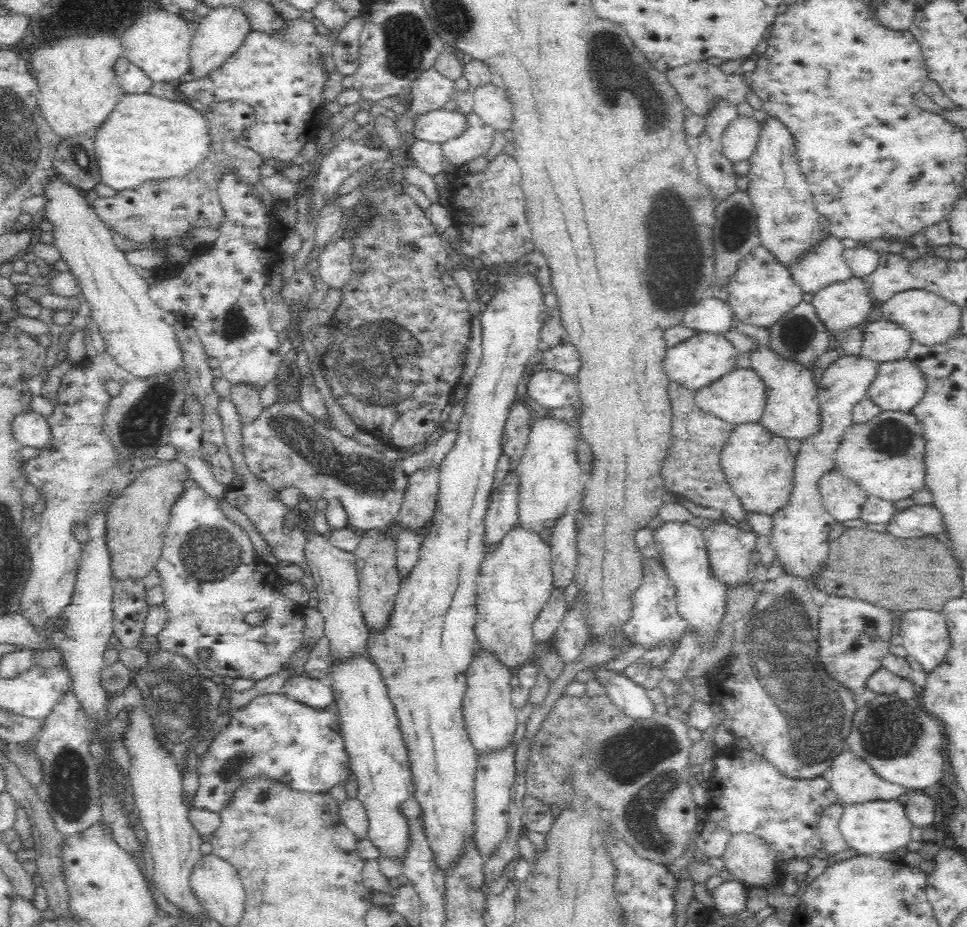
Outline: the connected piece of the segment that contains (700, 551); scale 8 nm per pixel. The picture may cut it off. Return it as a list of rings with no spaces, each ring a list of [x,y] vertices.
[[[662,522],[654,528],[653,536],[659,547],[660,559],[670,580],[676,585],[677,609],[688,624],[689,634],[696,639],[702,652],[716,649],[721,638],[722,622],[726,614],[727,588],[712,578],[708,565],[707,544],[703,530],[686,522]]]

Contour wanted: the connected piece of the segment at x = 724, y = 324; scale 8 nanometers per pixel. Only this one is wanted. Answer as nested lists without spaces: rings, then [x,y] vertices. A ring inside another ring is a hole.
[[[711,296],[689,306],[680,323],[693,331],[724,334],[734,327],[735,317],[729,303]]]

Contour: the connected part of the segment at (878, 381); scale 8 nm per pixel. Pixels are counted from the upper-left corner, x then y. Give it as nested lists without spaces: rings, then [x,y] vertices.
[[[905,358],[879,363],[867,397],[881,412],[911,412],[925,393],[924,378]]]

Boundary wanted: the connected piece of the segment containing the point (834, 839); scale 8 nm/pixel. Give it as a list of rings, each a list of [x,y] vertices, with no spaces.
[[[831,802],[822,809],[817,824],[817,833],[821,840],[821,849],[829,856],[848,848],[845,838],[839,831],[839,820],[843,813],[843,805]]]

